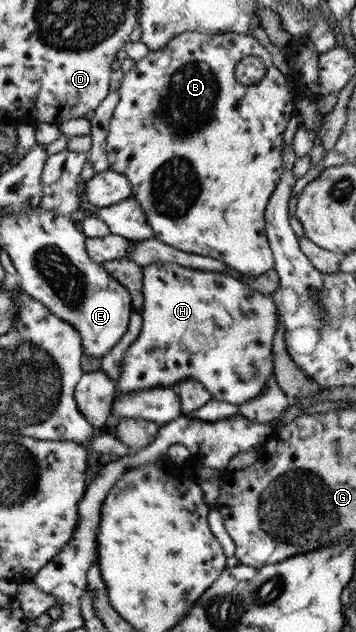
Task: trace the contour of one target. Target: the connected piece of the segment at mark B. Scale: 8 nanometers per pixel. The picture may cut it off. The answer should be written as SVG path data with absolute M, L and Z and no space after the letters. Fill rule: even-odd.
M197 31L180 33L173 37L163 49L149 52L140 61L136 61L130 71L124 73L121 86L116 90L119 93L119 103L112 113L108 126L108 135L105 141L106 157L109 170L115 173L120 172L131 182L133 198L145 212L154 237L185 253L203 255L221 261L221 264L224 264L229 271L243 280L254 279L275 268L274 257L269 242L267 242L265 209L281 180L284 131L291 115L296 113L294 97L287 89L288 84L287 76L275 67L270 53L259 43L259 40L251 35L239 35L239 33L209 34L197 33ZM248 55L261 57L267 72L257 84L247 86L239 83L234 77L235 66Z

